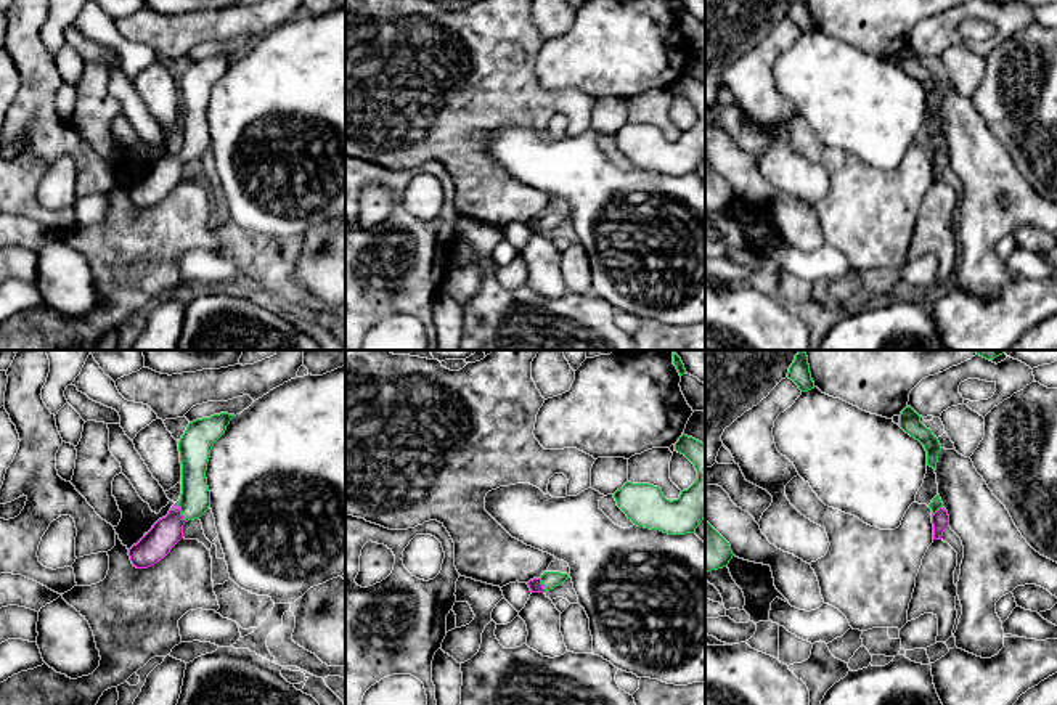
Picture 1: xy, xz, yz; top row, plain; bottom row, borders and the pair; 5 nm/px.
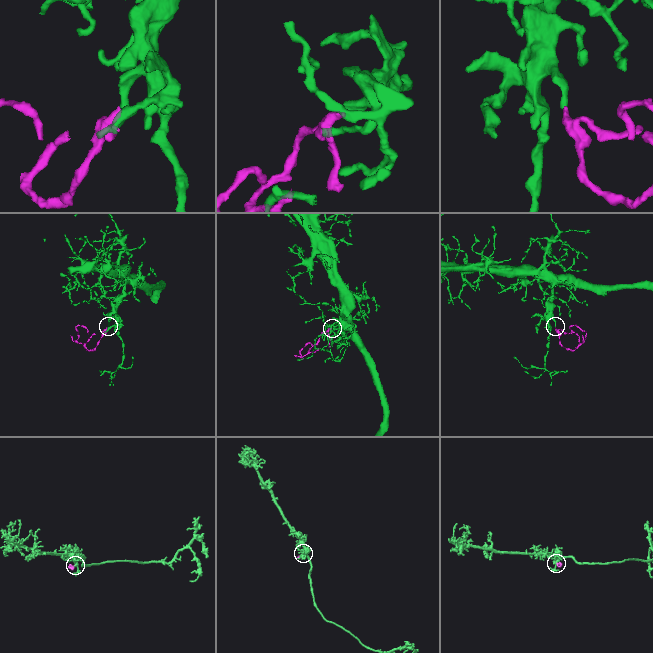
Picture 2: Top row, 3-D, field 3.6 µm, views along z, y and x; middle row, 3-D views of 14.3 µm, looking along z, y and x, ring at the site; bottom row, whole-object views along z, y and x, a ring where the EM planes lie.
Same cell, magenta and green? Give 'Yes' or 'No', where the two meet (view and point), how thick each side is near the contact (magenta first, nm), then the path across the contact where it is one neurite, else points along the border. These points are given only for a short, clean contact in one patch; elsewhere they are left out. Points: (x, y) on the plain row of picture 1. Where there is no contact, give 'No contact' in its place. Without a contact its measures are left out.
Yes. Touches magenta at xy (180, 153). Thickness 150 nm (magenta) against 160 nm. Path across: xy (166, 172), (180, 153), (195, 140)

